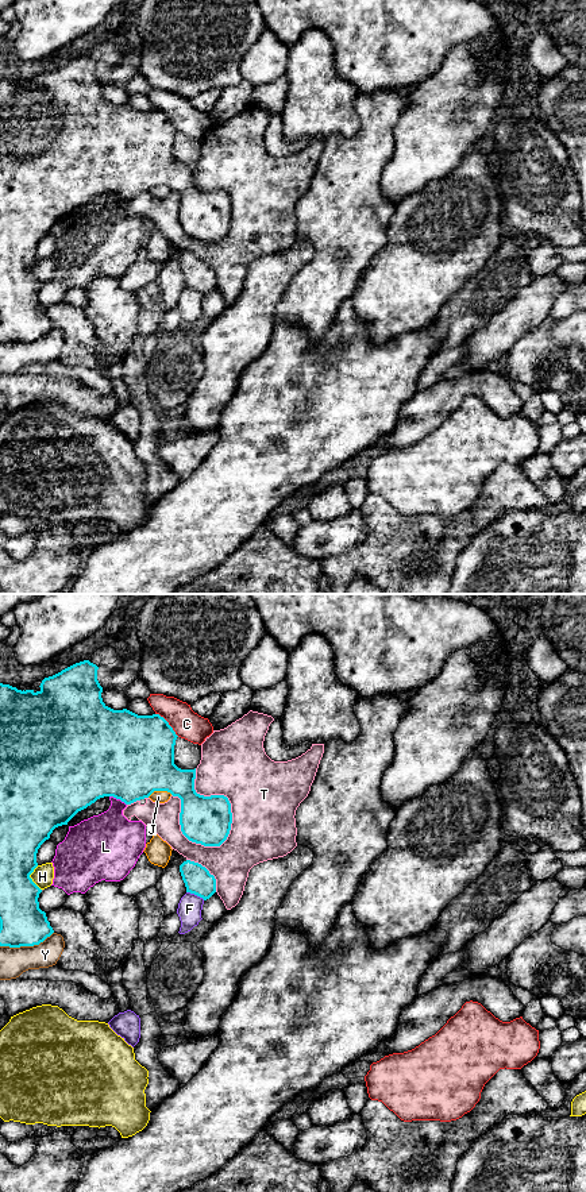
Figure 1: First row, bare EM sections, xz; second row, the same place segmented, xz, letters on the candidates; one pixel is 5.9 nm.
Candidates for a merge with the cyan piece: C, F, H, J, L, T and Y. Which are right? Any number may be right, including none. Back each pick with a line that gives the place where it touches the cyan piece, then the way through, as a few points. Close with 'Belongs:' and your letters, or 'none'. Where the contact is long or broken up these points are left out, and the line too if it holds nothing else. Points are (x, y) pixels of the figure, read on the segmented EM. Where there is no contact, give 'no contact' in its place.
Belongs: none

